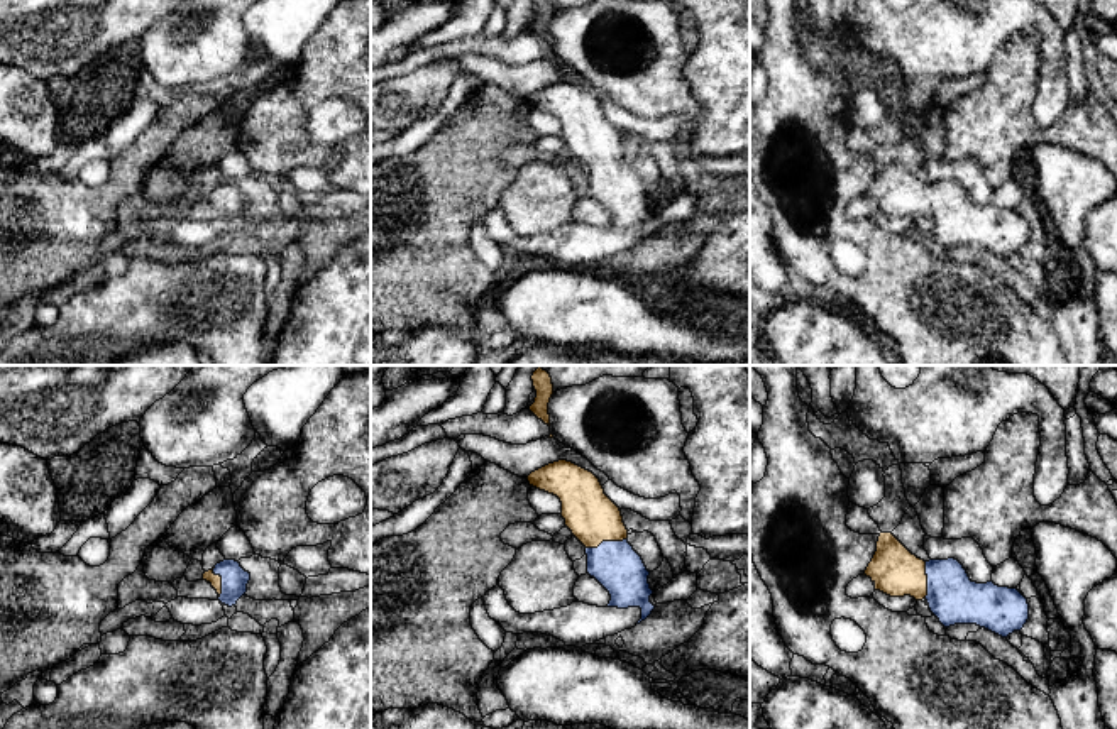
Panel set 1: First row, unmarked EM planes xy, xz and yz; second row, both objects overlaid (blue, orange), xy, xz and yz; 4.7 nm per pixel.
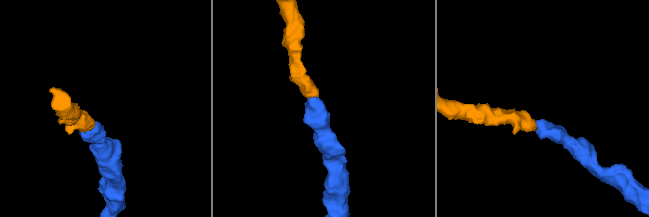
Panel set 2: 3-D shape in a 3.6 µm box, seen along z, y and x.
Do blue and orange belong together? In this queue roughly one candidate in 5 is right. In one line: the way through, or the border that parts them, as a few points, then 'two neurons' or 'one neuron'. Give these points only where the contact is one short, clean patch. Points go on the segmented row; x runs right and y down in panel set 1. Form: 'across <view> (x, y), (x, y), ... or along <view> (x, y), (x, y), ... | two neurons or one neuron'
one neuron

